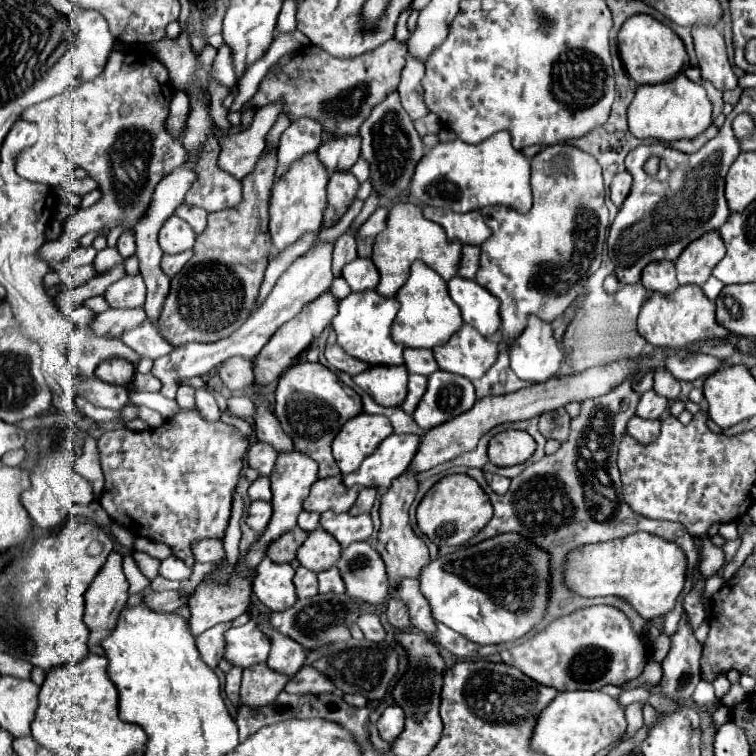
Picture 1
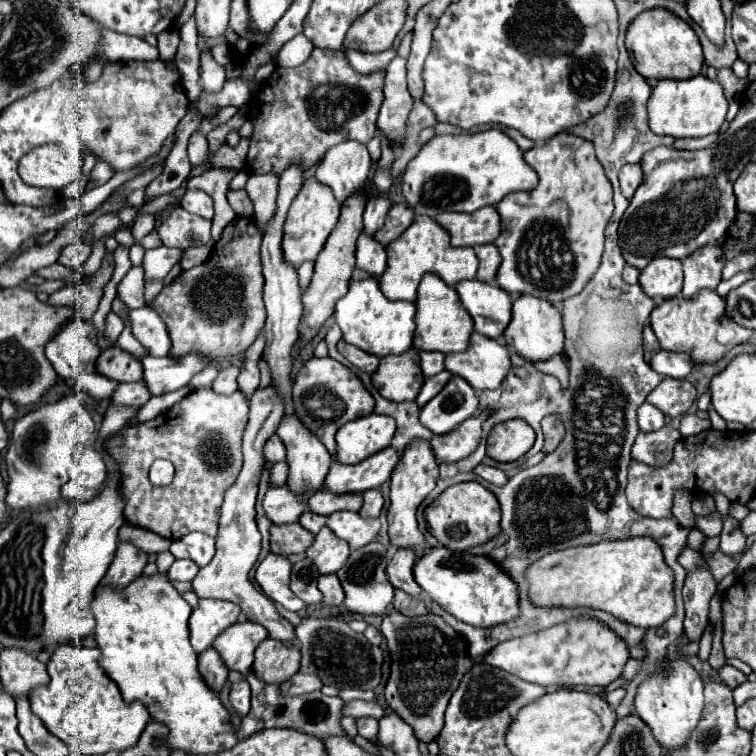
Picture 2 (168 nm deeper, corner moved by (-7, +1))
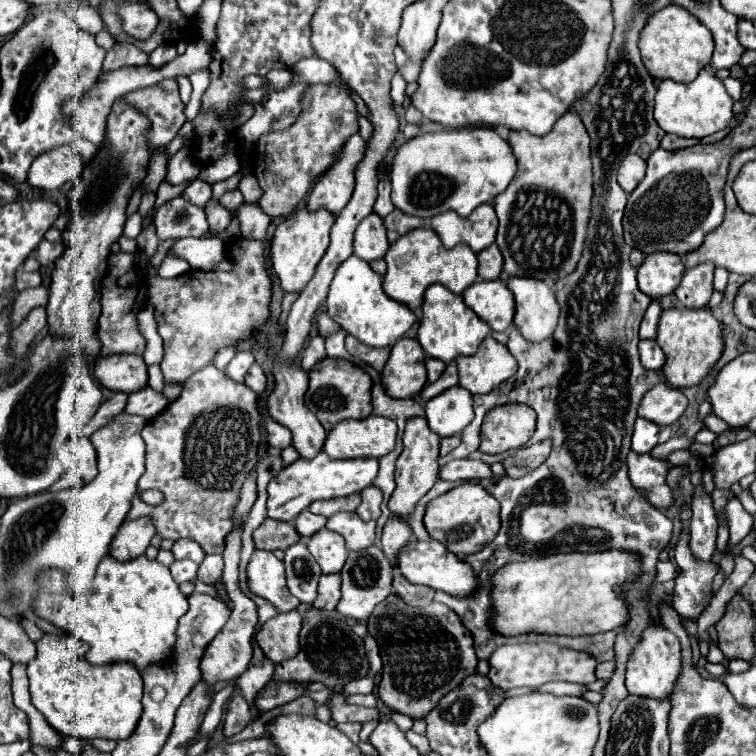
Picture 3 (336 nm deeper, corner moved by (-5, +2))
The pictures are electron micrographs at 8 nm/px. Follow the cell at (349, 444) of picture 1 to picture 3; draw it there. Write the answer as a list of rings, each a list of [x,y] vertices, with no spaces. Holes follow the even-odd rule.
[[[367,416],[363,420],[343,420],[329,434],[323,452],[329,458],[381,458],[395,446],[397,424],[383,416]]]

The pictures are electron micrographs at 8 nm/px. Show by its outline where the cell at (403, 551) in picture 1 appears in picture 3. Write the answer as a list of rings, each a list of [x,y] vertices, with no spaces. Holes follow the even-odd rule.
[[[425,418],[409,420],[403,434],[403,452],[395,464],[395,482],[397,488],[389,498],[389,510],[397,518],[407,518],[415,510],[415,504],[433,488],[439,478],[439,436],[431,432]]]

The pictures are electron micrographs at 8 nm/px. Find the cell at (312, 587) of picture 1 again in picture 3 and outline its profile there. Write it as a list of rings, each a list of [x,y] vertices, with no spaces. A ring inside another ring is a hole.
[[[305,540],[285,550],[285,568],[287,568],[287,588],[305,604],[313,604],[317,598],[317,582],[321,578],[321,568],[307,550]]]

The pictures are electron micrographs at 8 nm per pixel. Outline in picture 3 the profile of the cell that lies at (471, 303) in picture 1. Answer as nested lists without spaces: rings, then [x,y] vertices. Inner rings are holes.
[[[501,280],[475,282],[463,292],[463,300],[473,312],[489,324],[493,332],[505,332],[515,316],[511,290]]]

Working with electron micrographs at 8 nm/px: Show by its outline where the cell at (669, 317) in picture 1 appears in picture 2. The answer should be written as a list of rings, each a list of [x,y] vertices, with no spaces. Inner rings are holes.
[[[703,289],[697,297],[693,299],[667,299],[661,305],[657,305],[651,313],[651,329],[655,331],[661,349],[665,351],[673,351],[673,353],[695,353],[695,363],[697,365],[705,365],[705,363],[717,363],[725,357],[725,353],[729,349],[733,349],[735,345],[747,341],[753,337],[753,331],[739,327],[733,319],[729,319],[725,315],[725,299],[721,299],[715,291]],[[721,329],[729,329],[733,331],[733,339],[729,343],[723,343],[719,339],[719,331]]]

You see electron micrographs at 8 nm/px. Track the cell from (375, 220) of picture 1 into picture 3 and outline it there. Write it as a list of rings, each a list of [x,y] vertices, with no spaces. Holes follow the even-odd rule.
[[[397,208],[387,218],[383,218],[383,222],[385,222],[385,228],[387,228],[389,242],[395,242],[399,236],[403,236],[405,232],[409,232],[413,228],[427,226],[427,220],[419,220],[415,216],[407,216],[405,212],[401,212]]]

